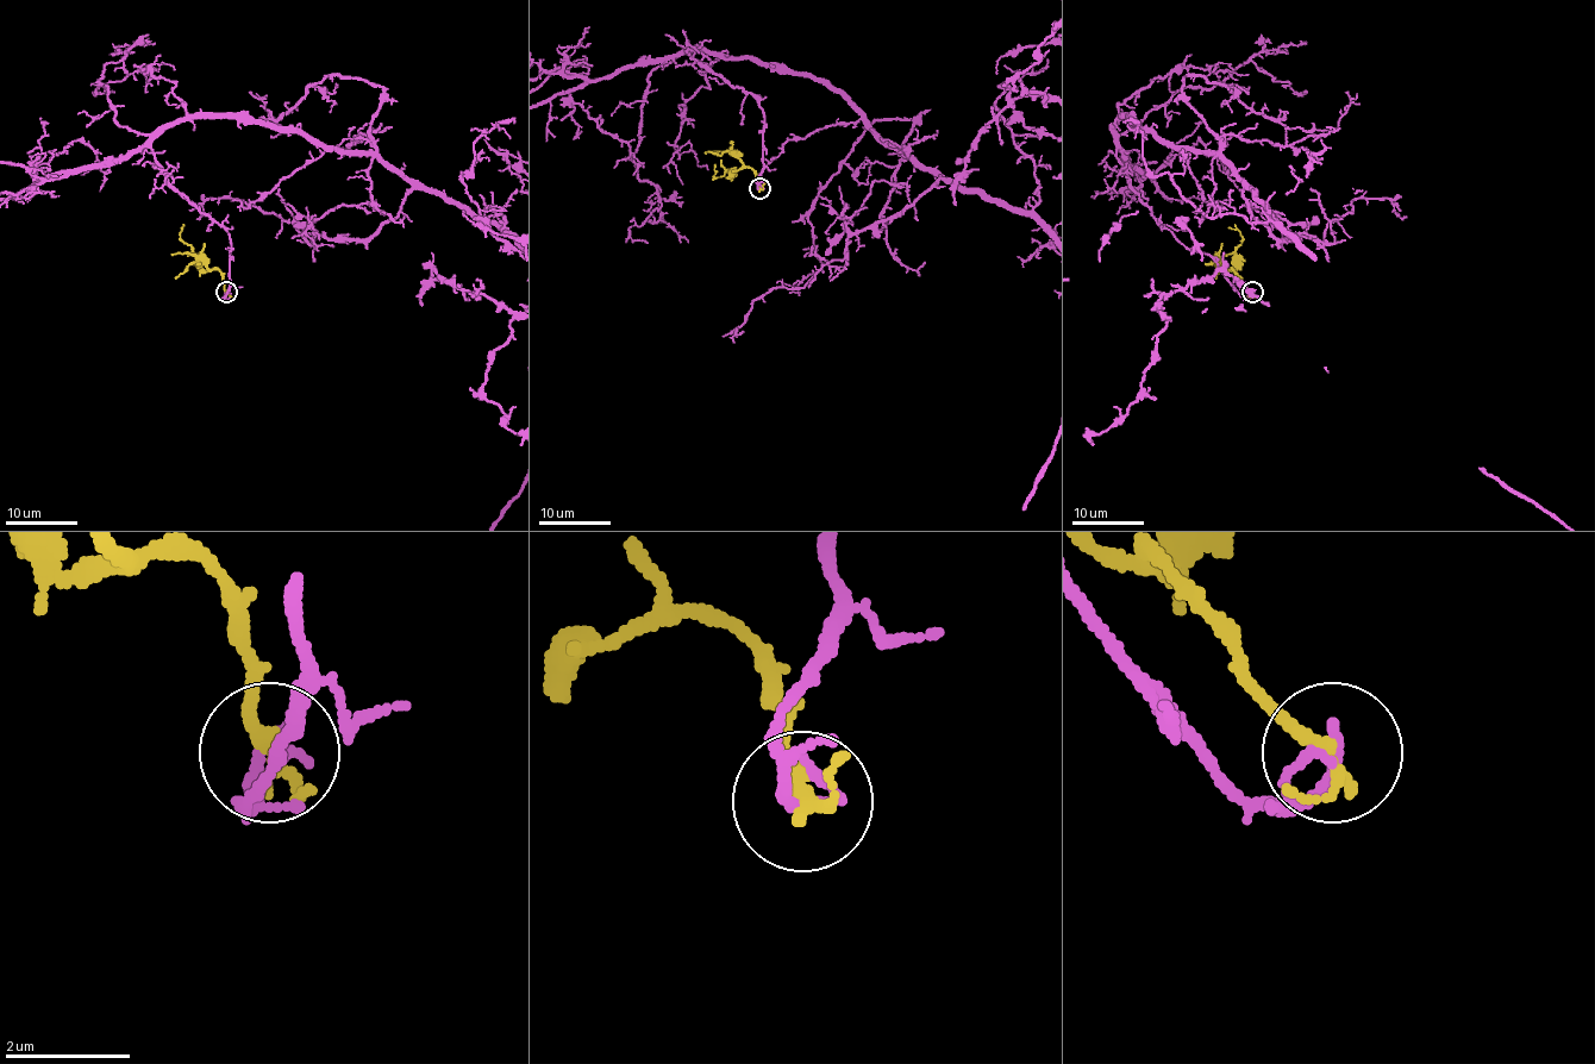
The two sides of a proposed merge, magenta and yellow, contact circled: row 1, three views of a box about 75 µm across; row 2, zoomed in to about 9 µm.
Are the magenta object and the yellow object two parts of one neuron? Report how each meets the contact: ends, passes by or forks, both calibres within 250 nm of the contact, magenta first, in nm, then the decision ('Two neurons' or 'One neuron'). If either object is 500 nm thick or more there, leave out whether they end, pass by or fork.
At the ring magenta ends. At the ring yellow passes by. Thickness 220 nm (magenta) against 200 nm. Two neurons

